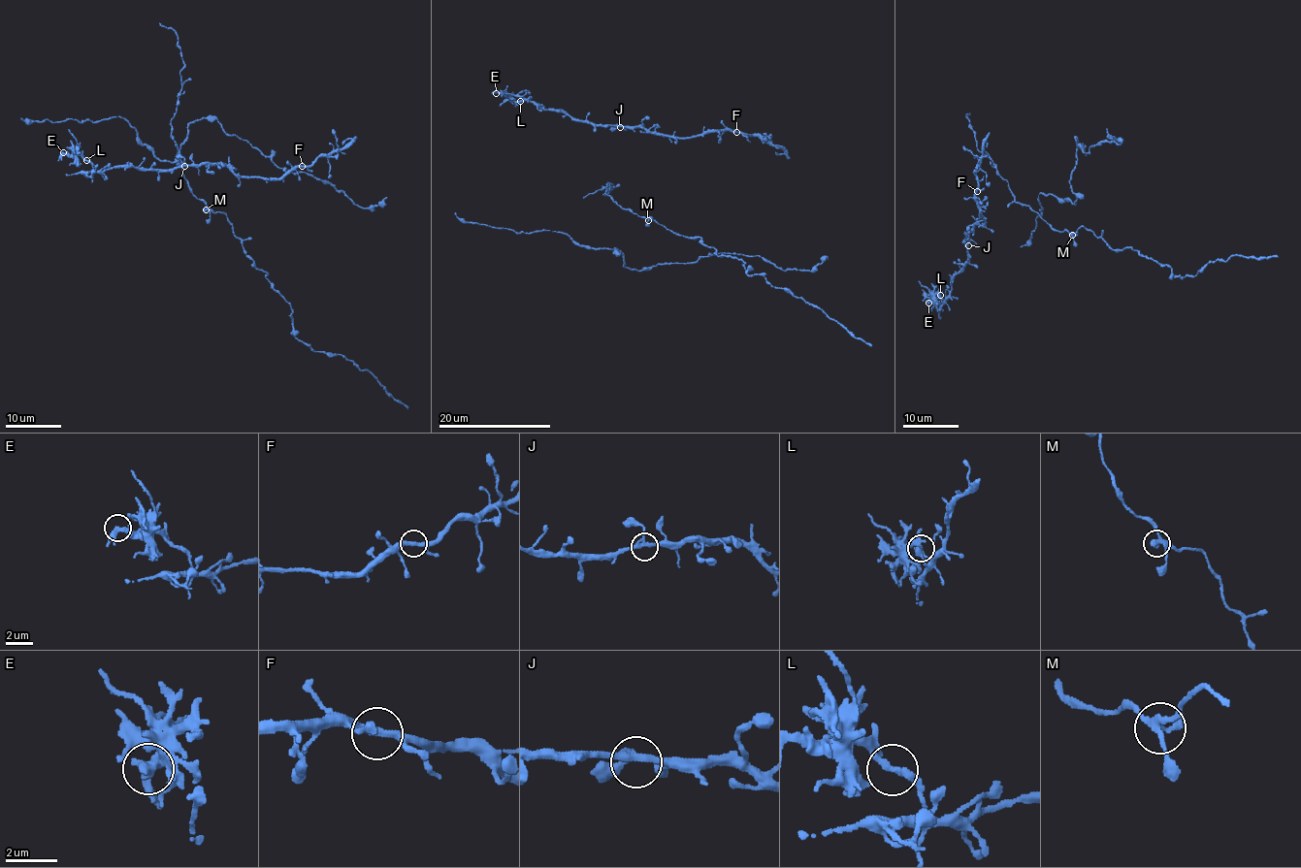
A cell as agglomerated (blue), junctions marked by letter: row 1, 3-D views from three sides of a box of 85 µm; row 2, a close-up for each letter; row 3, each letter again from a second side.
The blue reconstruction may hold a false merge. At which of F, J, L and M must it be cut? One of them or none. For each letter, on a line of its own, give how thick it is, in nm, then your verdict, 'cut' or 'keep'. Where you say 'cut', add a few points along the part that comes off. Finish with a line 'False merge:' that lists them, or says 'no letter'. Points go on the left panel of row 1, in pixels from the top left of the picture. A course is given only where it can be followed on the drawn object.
F: 240 nm | keep
J: 240 nm | keep
L: 220 nm | cut | (85, 160), (68, 129)
M: 240 nm | keep
False merge: L

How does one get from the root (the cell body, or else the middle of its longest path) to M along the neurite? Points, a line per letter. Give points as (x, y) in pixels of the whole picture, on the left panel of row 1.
M: (195, 196), (203, 201), (206, 210)

